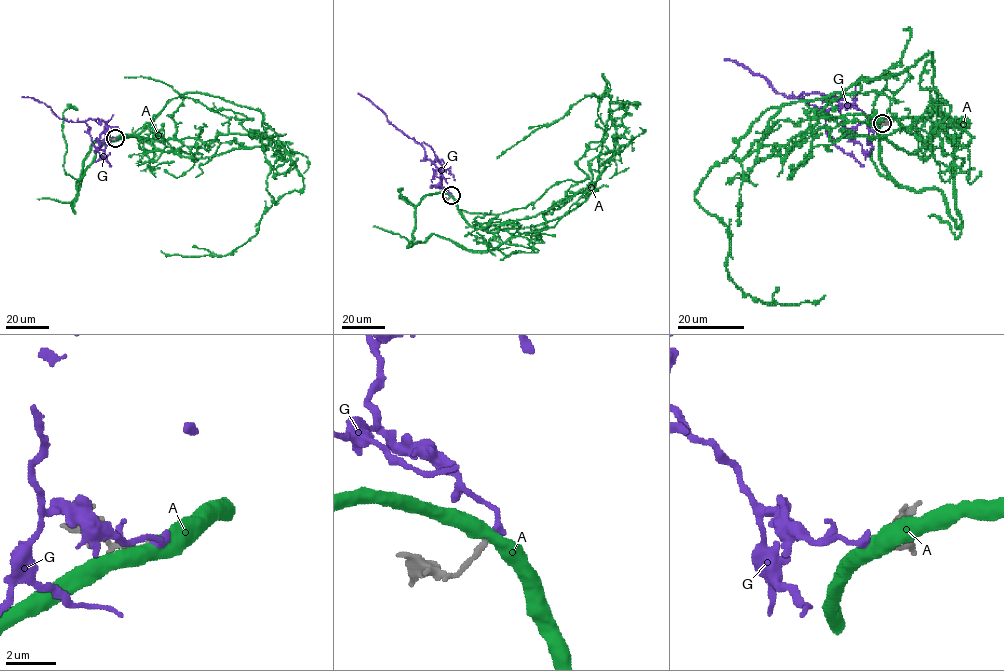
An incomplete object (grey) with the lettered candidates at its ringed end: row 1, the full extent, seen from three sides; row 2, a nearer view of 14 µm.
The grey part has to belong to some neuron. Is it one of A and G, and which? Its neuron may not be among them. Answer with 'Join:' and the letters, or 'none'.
Join: G

